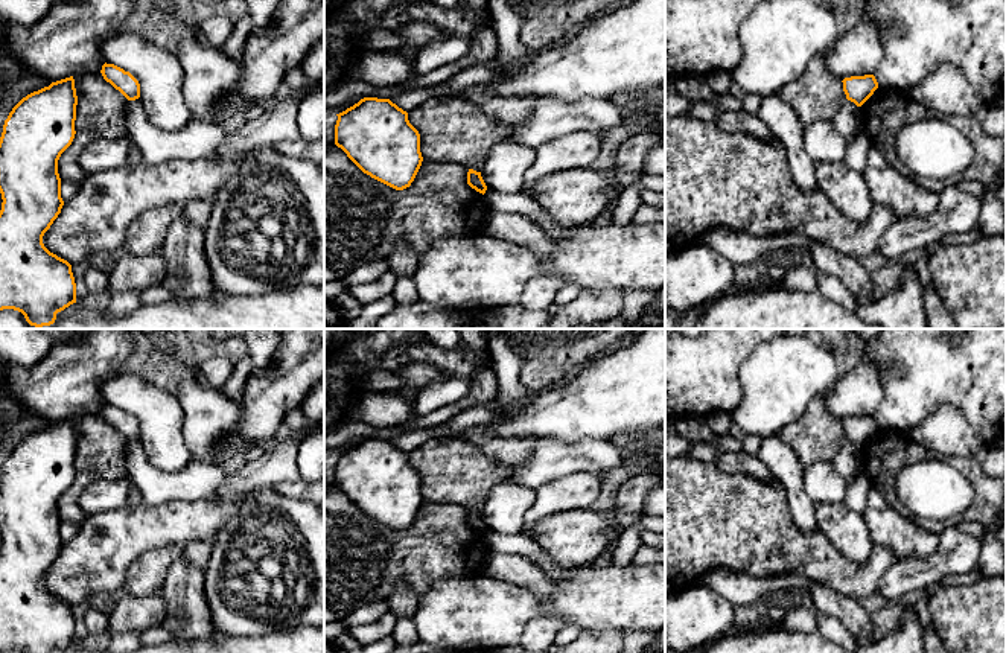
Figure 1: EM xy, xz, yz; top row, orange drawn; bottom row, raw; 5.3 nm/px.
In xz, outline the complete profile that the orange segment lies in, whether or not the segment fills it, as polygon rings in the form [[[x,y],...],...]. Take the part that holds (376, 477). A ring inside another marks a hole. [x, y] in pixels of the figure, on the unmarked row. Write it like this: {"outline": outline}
{"outline": [[[364,438],[336,457],[335,486],[364,514],[396,531],[411,527],[423,498],[406,452],[390,440]]]}

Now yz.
{"outline": [[[874,416],[851,417],[843,422],[843,432],[846,440],[861,448],[878,429],[878,423]]]}

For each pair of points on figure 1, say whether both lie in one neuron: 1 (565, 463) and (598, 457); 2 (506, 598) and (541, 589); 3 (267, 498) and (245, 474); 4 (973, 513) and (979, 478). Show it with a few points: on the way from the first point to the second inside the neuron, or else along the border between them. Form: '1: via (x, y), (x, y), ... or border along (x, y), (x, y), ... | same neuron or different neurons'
1: via (573, 460), (591, 457) | same neuron
2: border along (498, 579), (539, 595), (556, 589) | different neurons
3: border along (271, 486), (256, 489), (250, 495) | different neurons
4: via (980, 504), (980, 487) | same neuron

